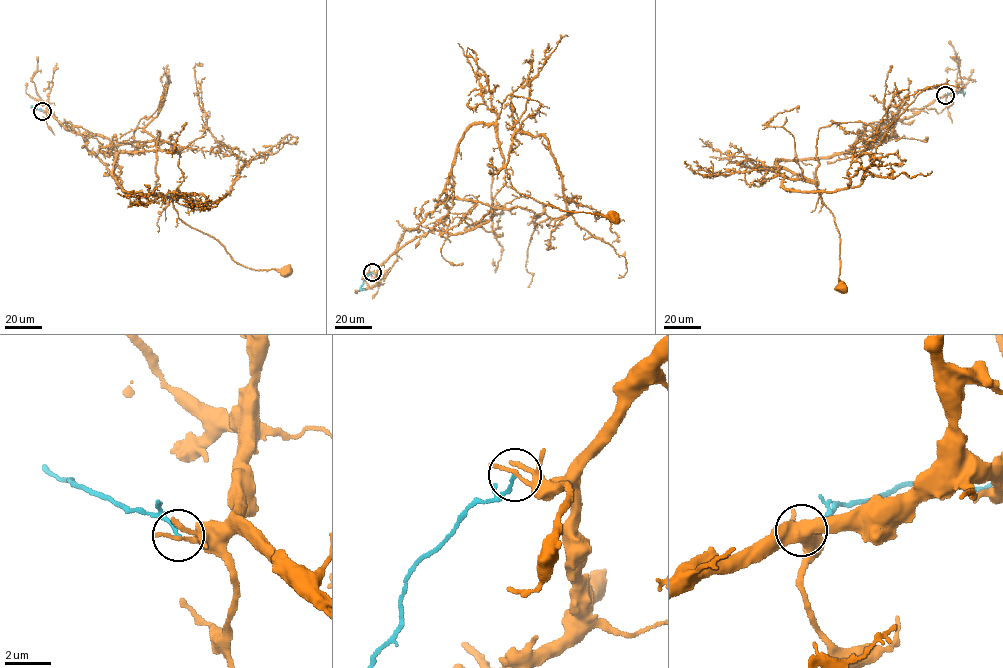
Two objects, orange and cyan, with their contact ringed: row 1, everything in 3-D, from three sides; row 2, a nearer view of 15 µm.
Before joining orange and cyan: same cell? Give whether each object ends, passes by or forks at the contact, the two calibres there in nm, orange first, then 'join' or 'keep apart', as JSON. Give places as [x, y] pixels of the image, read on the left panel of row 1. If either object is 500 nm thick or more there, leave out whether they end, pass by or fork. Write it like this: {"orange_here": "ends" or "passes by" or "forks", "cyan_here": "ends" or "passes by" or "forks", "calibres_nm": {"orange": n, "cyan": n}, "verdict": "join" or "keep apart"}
{"orange_here": "ends", "cyan_here": "ends", "calibres_nm": {"orange": 220, "cyan": 140}, "verdict": "keep apart"}

